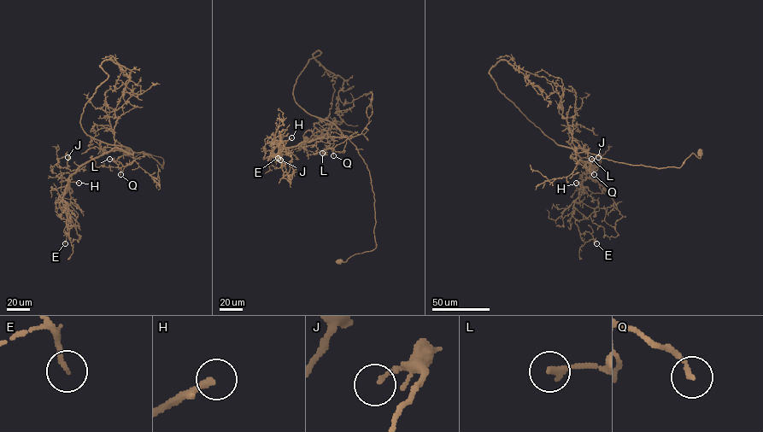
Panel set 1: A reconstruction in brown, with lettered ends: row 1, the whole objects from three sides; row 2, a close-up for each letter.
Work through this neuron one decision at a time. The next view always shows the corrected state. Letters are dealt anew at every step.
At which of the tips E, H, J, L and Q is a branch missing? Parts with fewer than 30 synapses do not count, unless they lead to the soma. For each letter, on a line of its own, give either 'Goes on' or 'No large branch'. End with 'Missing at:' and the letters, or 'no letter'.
E: No large branch
H: Goes on
J: No large branch
L: No large branch
Q: No large branch
Missing at: H

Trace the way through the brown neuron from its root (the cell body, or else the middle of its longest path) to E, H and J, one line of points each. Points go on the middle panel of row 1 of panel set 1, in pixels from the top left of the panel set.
E: (339, 261), (376, 247), (374, 193), (356, 147), (329, 137), (283, 148), (280, 134), (278, 158)
H: (339, 261), (376, 247), (369, 172), (348, 137), (319, 137), (281, 147), (291, 137)
J: (339, 261), (376, 247), (374, 193), (356, 147), (347, 137), (319, 137), (284, 148), (280, 160)

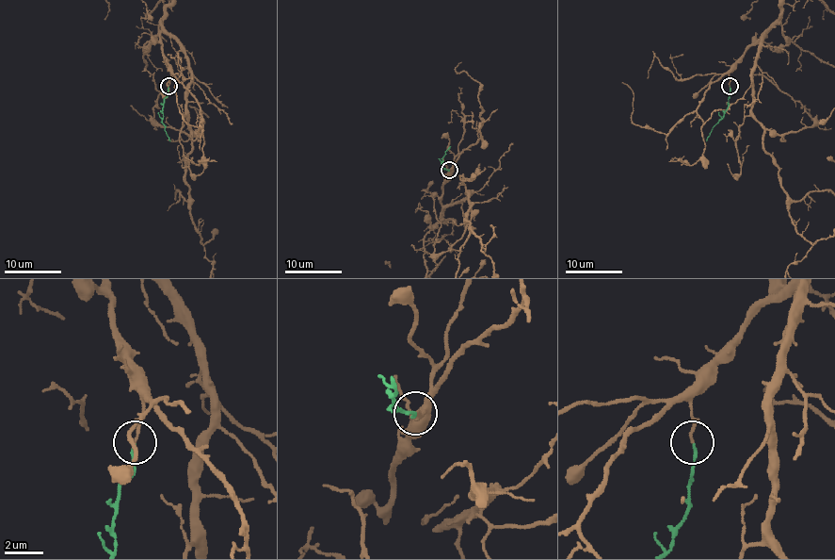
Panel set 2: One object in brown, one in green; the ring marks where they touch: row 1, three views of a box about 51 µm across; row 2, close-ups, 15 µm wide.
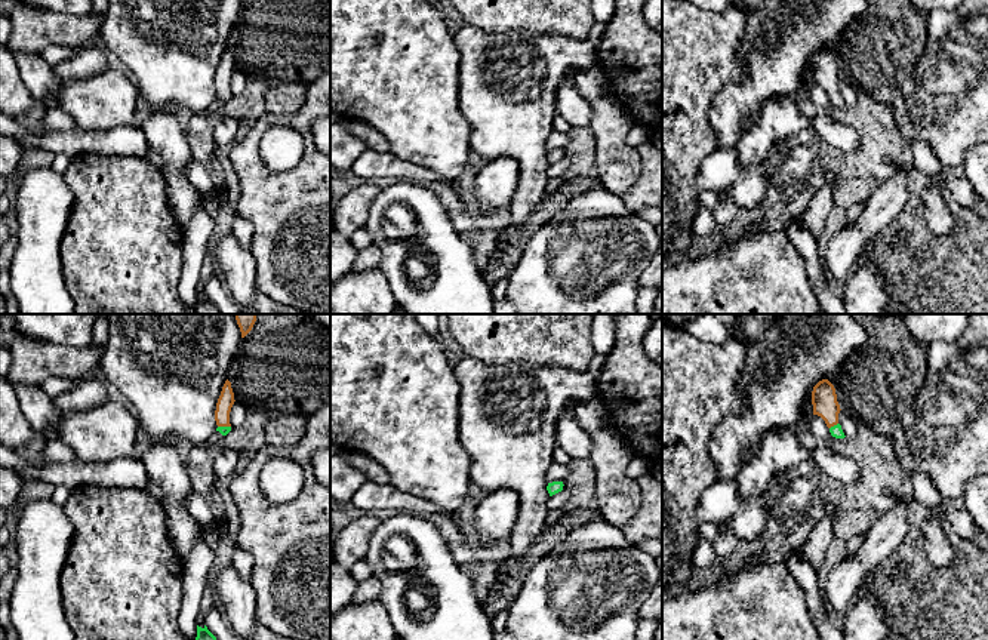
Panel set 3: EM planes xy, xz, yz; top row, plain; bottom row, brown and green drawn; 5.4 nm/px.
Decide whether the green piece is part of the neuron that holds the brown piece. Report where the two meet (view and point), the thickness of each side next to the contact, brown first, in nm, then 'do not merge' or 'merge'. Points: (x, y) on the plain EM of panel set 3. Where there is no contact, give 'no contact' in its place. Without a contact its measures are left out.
contact yz (833, 94); calibres 140 and 70 nm; merge

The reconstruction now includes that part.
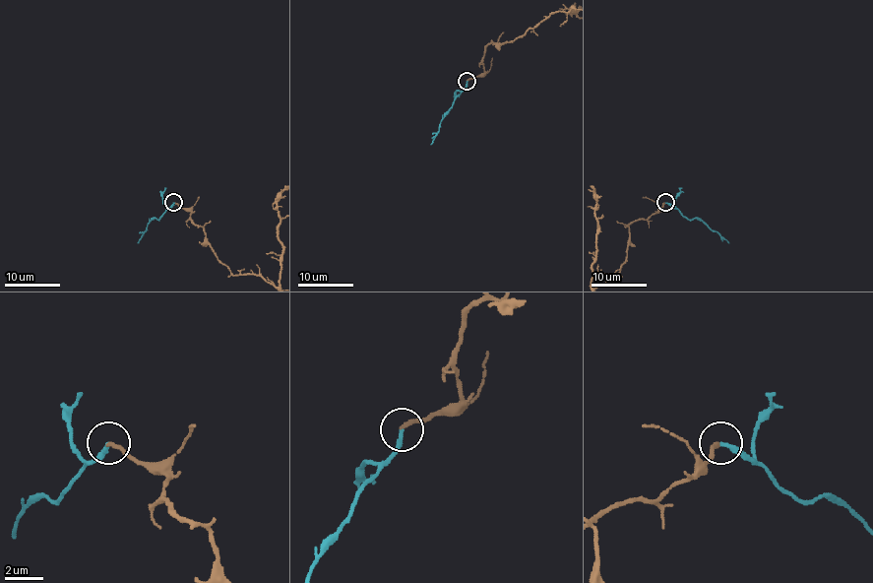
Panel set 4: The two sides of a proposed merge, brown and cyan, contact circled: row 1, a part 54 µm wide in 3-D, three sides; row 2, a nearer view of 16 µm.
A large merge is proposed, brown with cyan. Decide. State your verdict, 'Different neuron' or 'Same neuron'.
Same neuron

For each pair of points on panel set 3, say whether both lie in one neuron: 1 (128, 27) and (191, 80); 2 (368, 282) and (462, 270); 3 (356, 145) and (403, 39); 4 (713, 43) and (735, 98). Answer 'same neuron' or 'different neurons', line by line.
1: same neuron
2: different neurons
3: different neurons
4: different neurons

